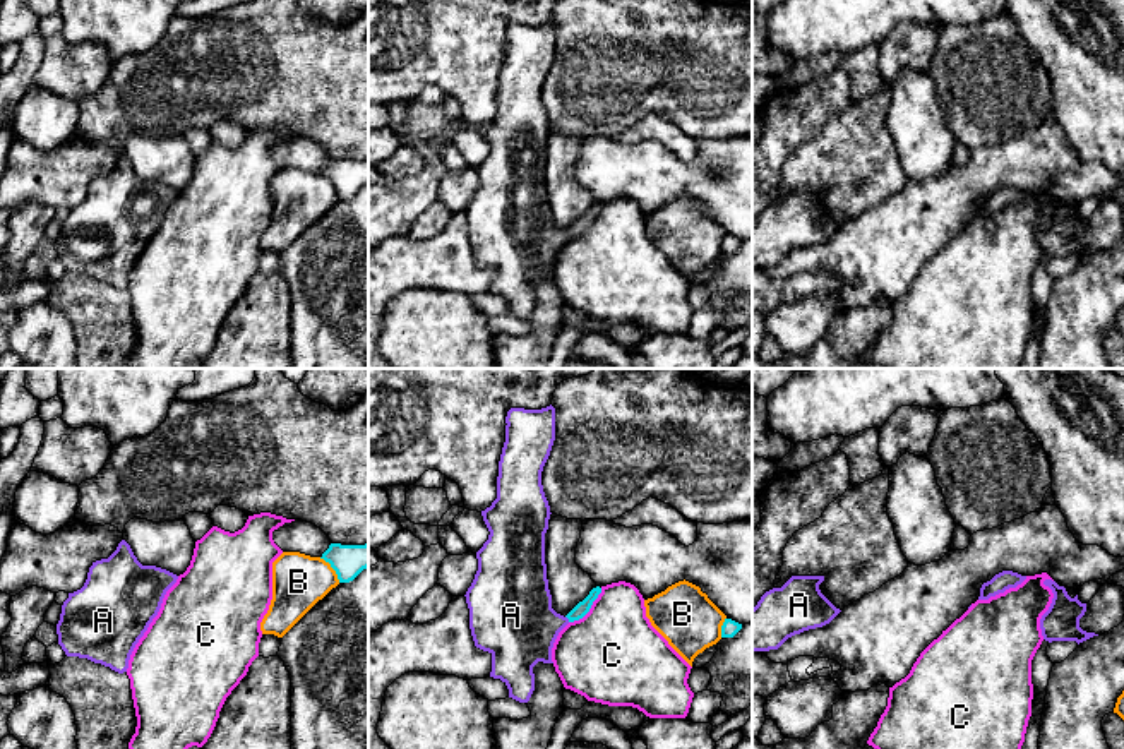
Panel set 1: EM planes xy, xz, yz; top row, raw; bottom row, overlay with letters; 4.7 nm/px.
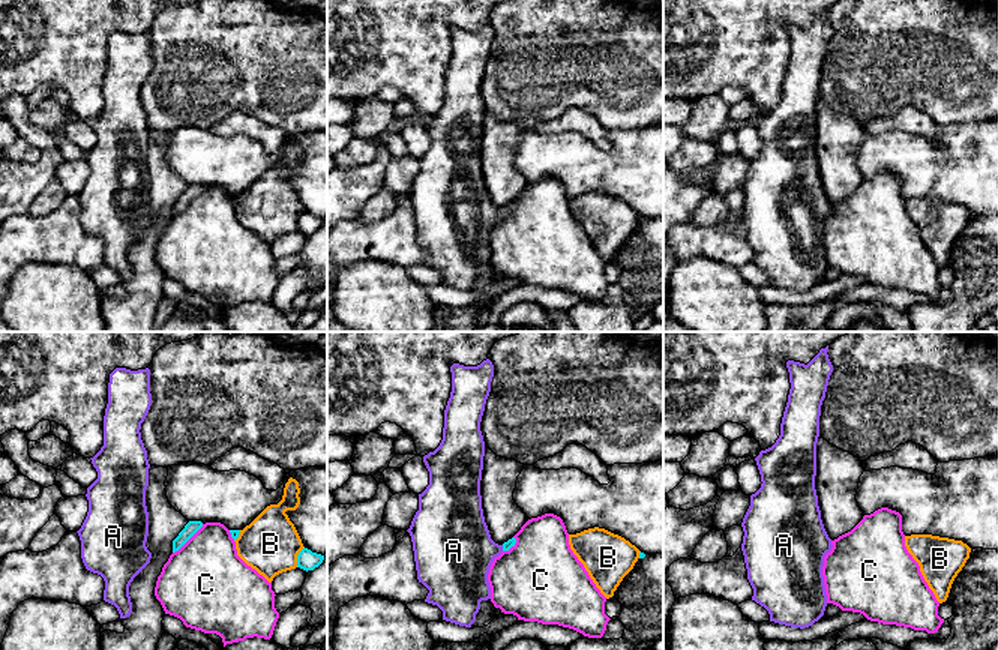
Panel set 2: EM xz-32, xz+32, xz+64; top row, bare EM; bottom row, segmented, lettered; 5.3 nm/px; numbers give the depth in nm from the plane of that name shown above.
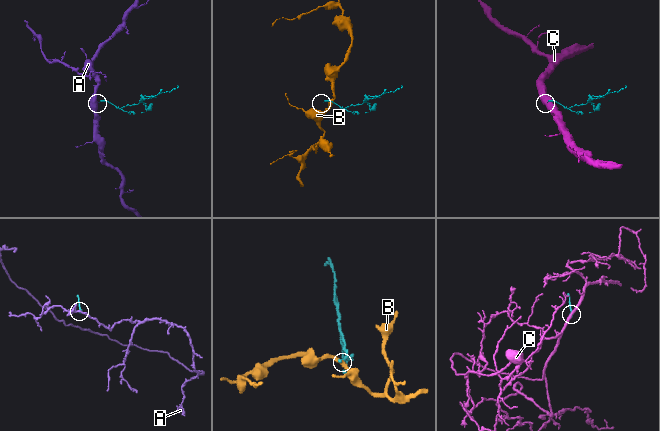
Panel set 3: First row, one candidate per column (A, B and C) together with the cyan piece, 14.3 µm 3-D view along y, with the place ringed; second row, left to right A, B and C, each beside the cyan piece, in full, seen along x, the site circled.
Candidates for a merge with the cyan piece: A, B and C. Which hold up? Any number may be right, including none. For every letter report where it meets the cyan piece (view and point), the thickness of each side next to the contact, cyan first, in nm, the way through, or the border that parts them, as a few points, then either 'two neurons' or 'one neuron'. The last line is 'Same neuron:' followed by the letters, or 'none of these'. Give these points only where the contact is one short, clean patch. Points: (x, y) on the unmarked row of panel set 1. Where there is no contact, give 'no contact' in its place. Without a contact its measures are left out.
A: xz (567, 233) | 70/380 nm | across xz (581, 225), (567, 233), (514, 237) | one neuron
B: xy (331, 182) | 160/260 nm | along xy (319, 173), (329, 180), (340, 197) | two neurons
C: xz (590, 223) | 70/460 nm | along xz (602, 204), (591, 223), (581, 233), (569, 239) | two neurons
Same neuron: A

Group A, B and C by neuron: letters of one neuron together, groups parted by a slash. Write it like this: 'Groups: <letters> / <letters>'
Groups: A / B / C

